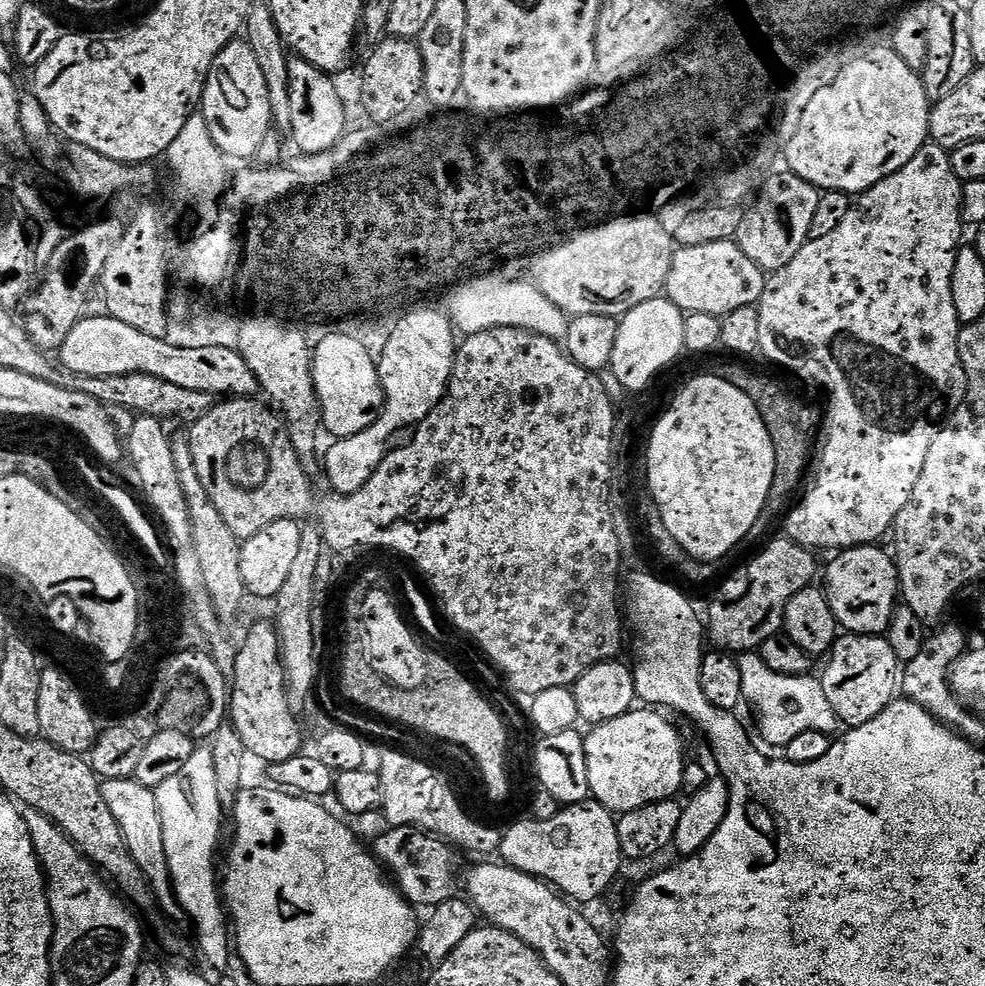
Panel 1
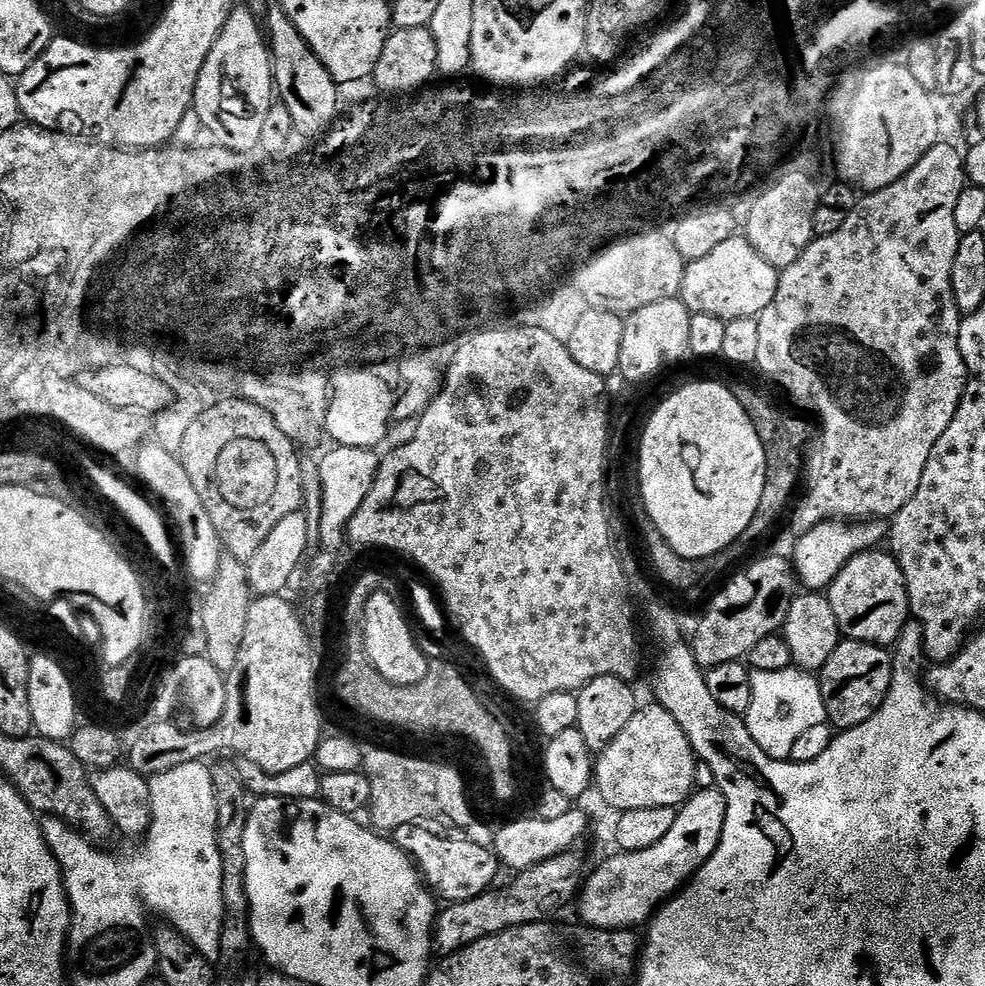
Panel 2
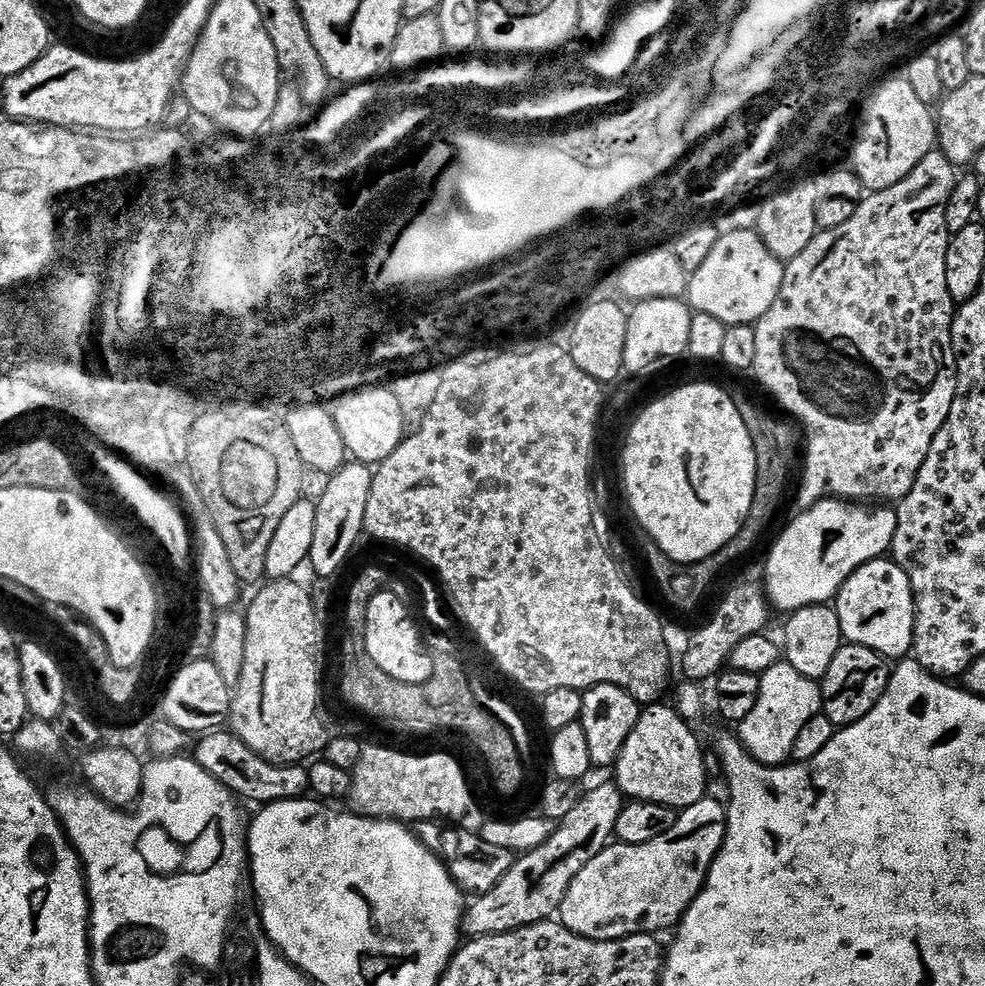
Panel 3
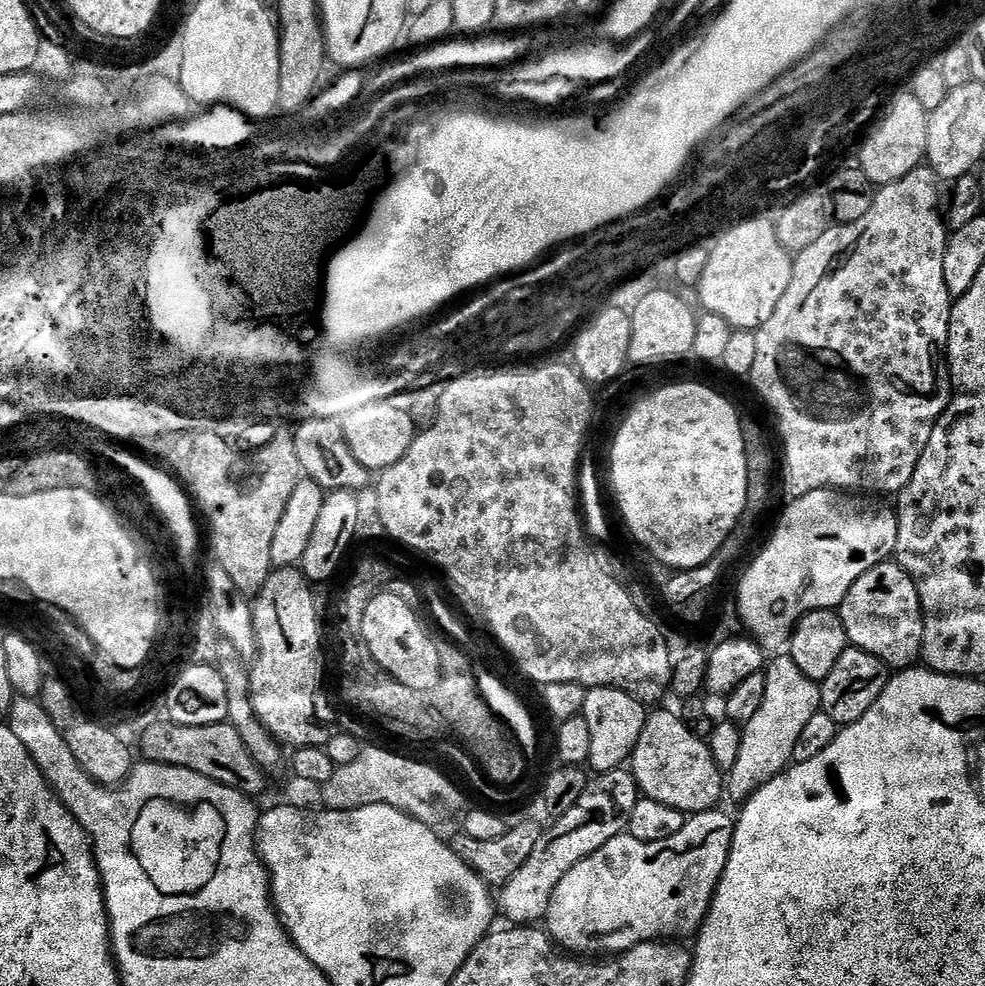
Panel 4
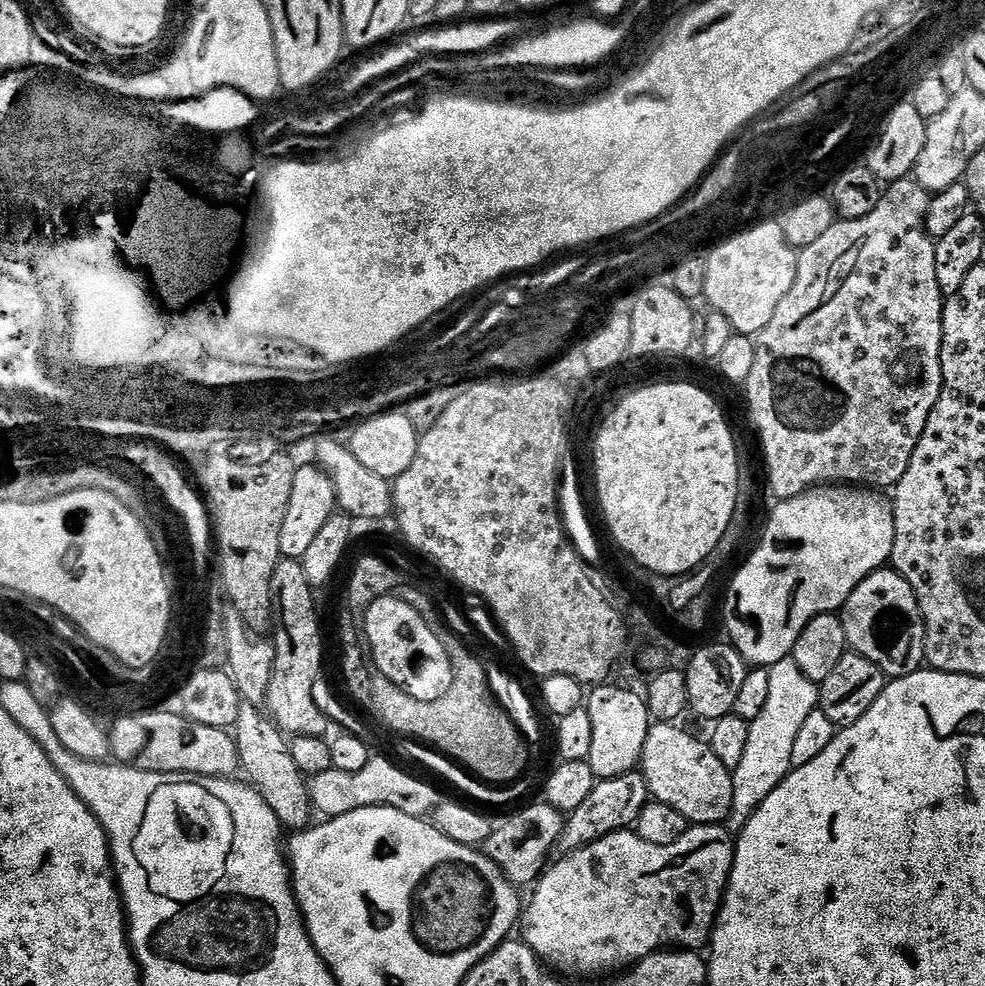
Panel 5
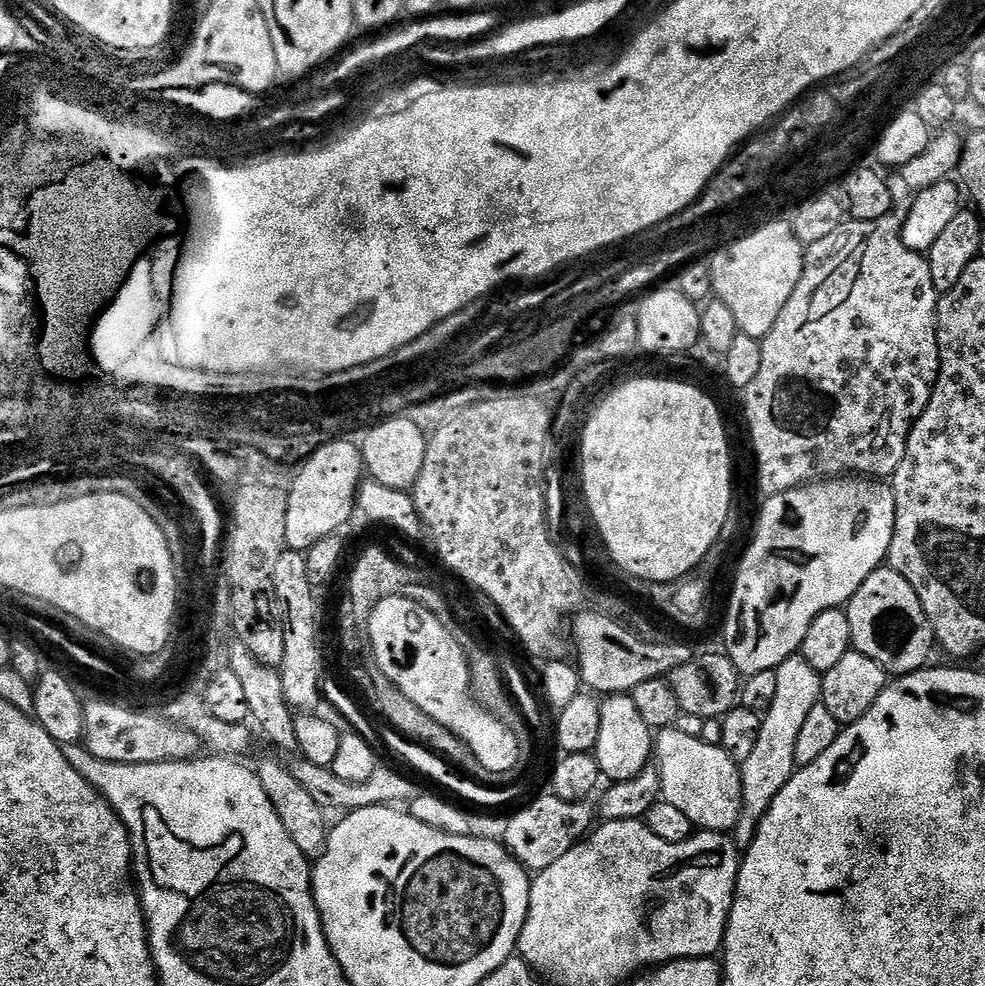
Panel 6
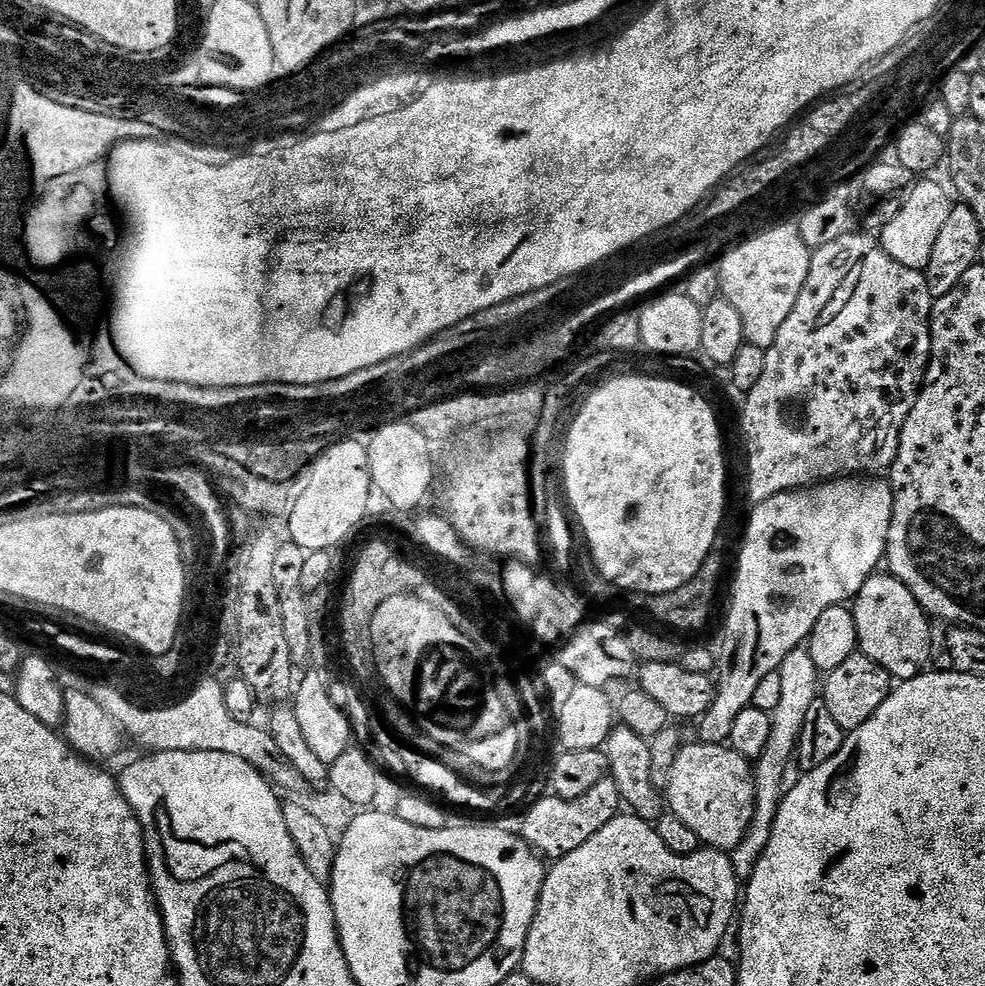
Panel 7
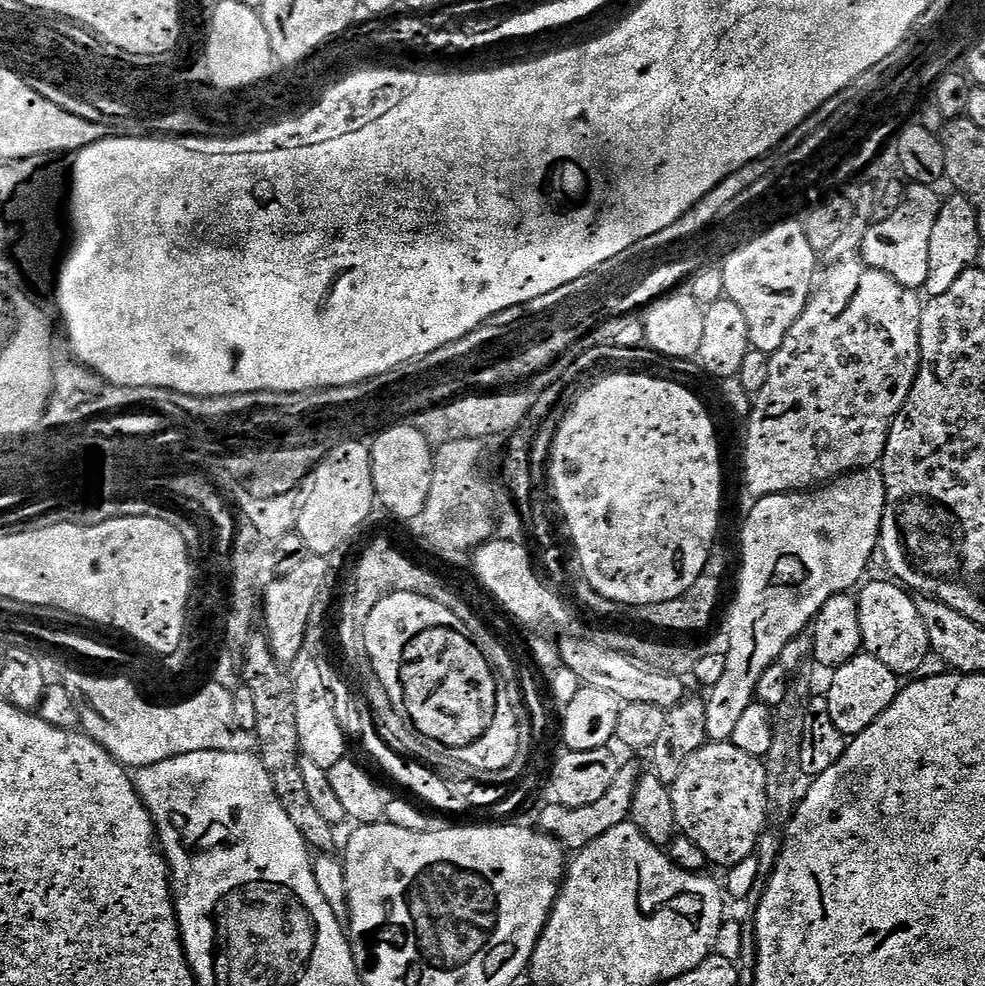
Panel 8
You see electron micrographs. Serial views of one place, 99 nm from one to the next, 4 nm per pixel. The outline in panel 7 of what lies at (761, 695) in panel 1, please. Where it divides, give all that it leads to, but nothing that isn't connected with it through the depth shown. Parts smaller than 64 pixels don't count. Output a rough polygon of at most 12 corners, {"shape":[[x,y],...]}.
{"shape":[[807,647],[778,671],[782,699],[754,764],[754,818],[730,853],[747,882],[770,842],[806,710],[822,688]]}

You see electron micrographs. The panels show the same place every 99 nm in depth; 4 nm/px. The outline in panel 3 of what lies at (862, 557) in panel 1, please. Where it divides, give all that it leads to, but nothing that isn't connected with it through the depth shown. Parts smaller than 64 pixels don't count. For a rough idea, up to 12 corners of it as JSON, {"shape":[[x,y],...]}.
{"shape":[[891,558],[834,599],[845,641],[889,662],[912,651],[916,599]]}

